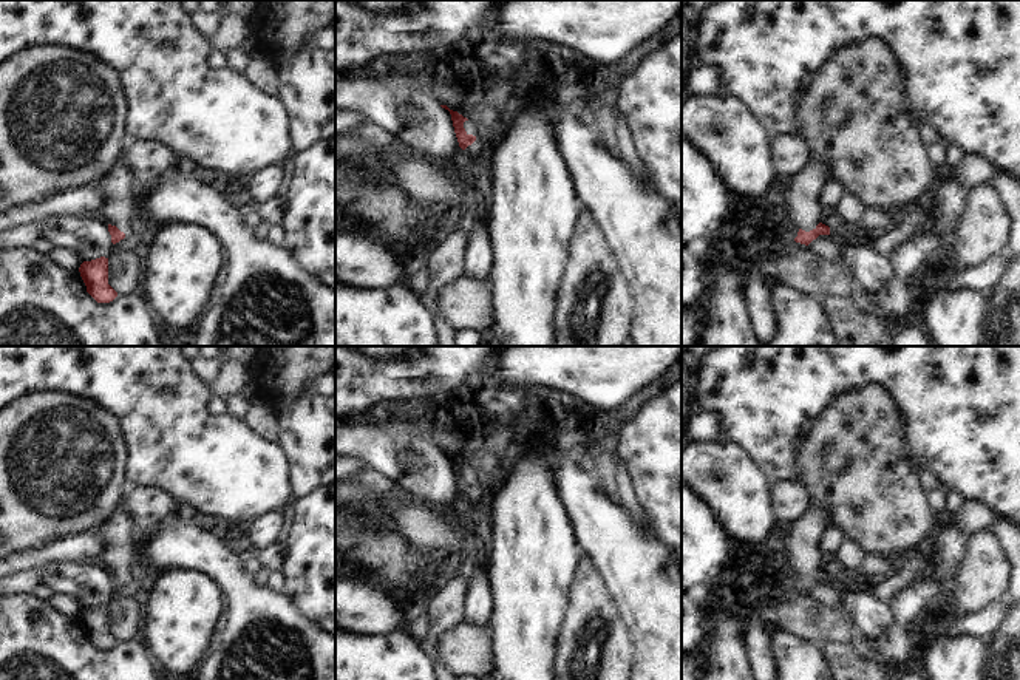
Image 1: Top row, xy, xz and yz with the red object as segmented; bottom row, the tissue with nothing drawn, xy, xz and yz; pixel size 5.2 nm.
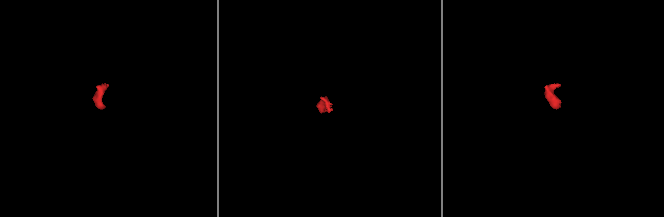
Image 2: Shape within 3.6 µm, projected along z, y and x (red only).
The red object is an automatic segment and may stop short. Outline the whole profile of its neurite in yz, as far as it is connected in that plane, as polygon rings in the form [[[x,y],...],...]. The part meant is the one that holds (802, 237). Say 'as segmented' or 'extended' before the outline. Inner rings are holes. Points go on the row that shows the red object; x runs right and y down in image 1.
extended; [[[813,158],[784,184],[787,207],[799,226],[796,243],[808,246],[819,235],[830,235],[830,227],[819,219],[822,209],[819,195],[828,178],[828,162],[824,158]]]

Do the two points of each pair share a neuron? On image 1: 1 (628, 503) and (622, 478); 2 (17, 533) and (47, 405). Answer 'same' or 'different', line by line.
1: same
2: same

